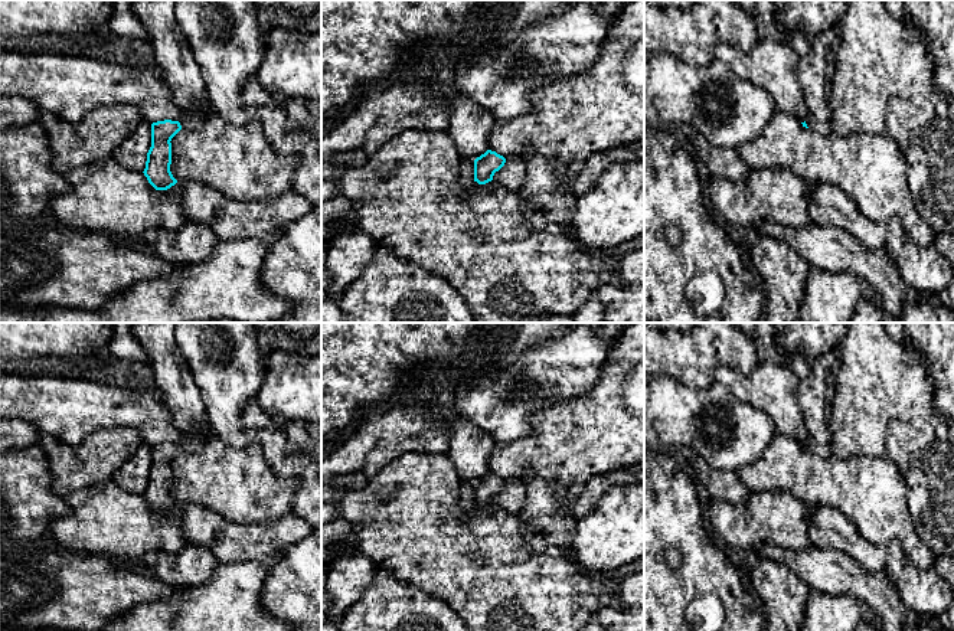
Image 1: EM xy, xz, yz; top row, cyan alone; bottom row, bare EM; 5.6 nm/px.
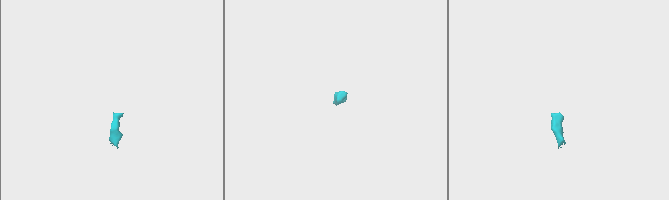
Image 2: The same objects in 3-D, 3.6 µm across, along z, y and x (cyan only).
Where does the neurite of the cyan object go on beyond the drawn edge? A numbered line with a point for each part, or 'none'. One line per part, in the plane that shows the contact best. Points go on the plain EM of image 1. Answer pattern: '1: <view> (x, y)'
1: xz (512, 497)

